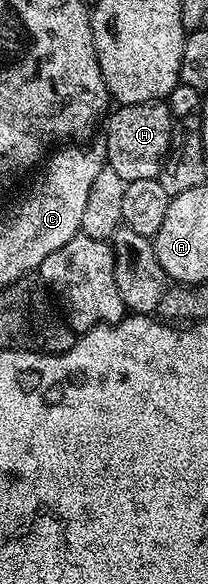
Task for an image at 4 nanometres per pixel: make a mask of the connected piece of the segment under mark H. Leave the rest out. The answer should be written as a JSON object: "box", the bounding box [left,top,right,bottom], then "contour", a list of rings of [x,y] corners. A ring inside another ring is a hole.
{"box":[103,101,175,183],"contour":[[[148,101],[134,105],[117,105],[114,113],[110,115],[109,122],[105,125],[105,146],[103,152],[105,160],[111,171],[119,175],[119,179],[128,183],[135,179],[151,179],[157,177],[161,171],[161,162],[169,152],[169,140],[173,134],[175,113],[168,109],[165,101]]]}

